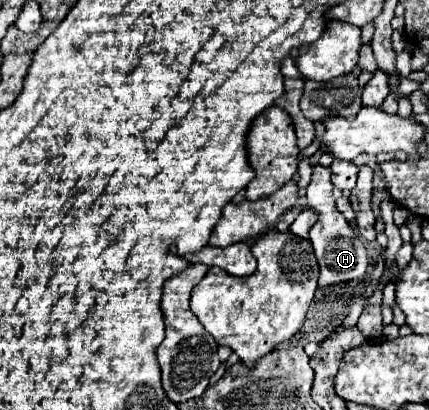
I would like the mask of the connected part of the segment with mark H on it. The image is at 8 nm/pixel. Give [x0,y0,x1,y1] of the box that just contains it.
[306,164,368,288]

